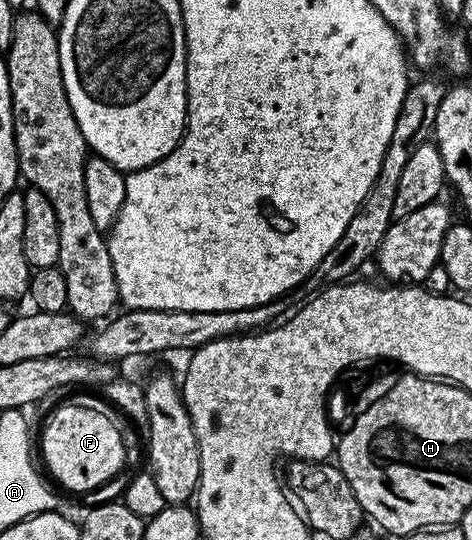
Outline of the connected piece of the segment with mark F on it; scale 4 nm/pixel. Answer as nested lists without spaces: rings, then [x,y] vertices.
[[[68,403],[60,407],[48,419],[44,436],[38,439],[38,447],[44,450],[47,474],[57,479],[68,491],[92,491],[112,479],[125,466],[122,437],[102,410],[83,407],[80,403]]]

